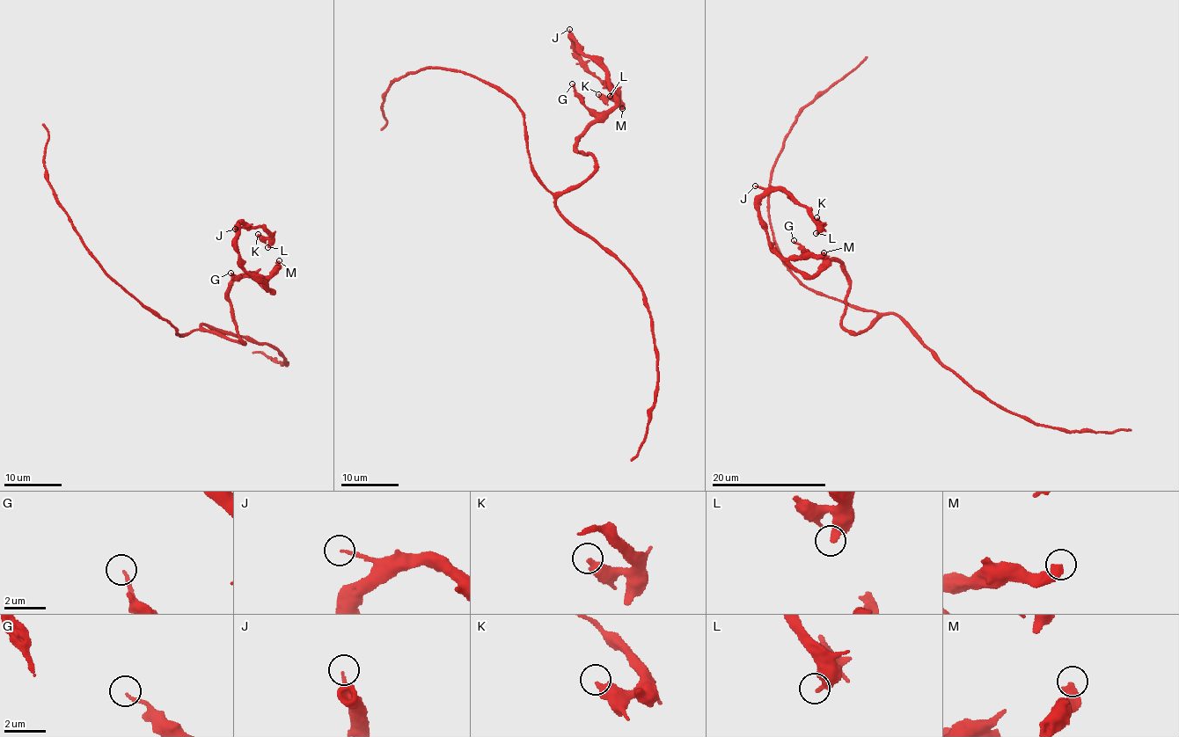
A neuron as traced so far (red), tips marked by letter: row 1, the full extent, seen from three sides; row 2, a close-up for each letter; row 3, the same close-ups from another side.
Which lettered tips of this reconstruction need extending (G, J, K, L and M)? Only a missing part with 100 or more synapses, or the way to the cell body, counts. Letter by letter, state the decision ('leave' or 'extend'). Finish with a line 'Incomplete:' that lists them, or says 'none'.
G: leave
J: leave
K: leave
L: leave
M: leave
Incomplete: none

